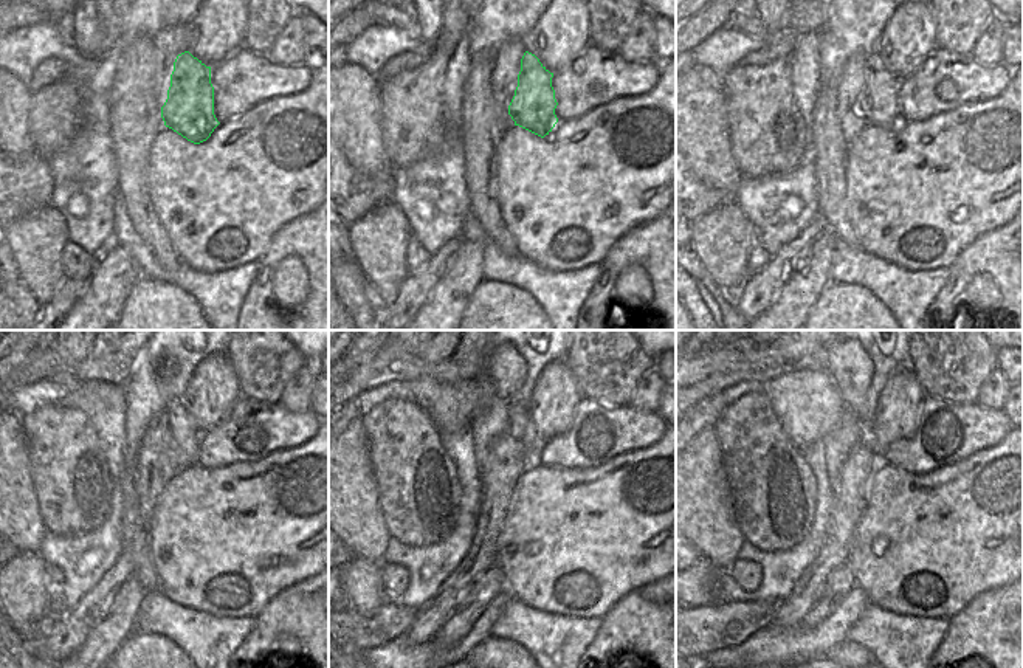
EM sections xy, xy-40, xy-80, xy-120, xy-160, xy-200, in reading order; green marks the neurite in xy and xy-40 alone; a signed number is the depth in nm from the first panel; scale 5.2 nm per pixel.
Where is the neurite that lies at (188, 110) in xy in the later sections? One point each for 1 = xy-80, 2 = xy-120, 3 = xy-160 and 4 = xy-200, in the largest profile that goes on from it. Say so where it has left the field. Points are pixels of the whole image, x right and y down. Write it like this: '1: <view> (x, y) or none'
1: xy-80 (881, 106)
2: xy-120 (186, 436)
3: xy-160 (504, 369)
4: xy-200 (850, 368)

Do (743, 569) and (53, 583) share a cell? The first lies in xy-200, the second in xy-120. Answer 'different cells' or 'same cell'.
same cell

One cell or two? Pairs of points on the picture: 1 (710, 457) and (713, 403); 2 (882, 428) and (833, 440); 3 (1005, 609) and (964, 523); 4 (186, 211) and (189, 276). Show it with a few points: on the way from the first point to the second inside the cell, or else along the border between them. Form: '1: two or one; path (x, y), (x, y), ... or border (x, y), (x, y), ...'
1: two; border (712, 428), (702, 428), (692, 439)
2: two; border (882, 389), (870, 423)
3: two; border (1006, 585), (988, 589), (963, 606)
4: two; border (183, 264), (210, 273), (225, 272)

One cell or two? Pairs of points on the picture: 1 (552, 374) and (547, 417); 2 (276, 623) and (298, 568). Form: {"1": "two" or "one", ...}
{"1": "one", "2": "two"}

